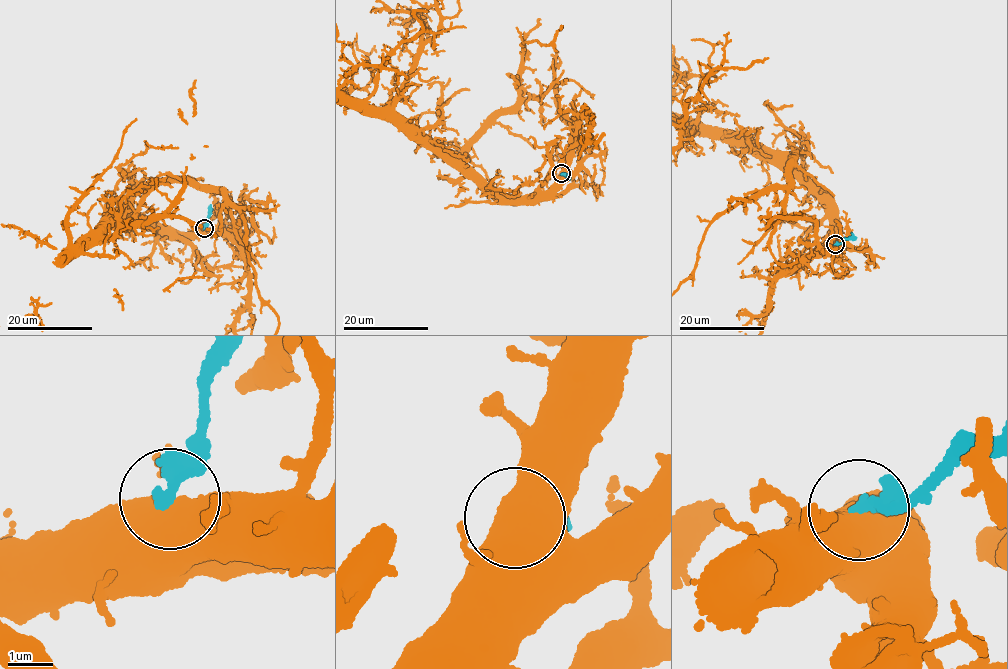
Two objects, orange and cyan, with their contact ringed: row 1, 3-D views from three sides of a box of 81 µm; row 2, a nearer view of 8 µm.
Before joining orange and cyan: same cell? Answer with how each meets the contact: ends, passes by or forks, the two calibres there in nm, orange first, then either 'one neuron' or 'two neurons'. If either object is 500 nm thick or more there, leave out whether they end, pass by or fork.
950/320 nm | two neurons

